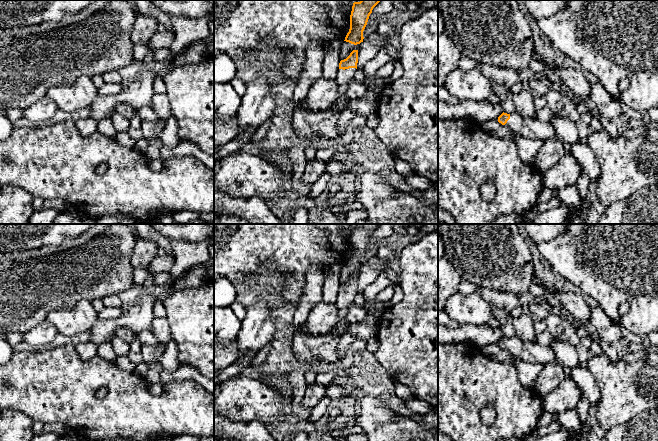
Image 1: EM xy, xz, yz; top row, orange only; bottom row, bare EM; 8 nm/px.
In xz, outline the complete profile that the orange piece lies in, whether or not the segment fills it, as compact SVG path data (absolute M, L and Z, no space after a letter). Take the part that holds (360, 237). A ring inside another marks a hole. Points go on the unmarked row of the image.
M361 224L353 227L350 239L350 253L344 265L354 269L363 266L363 255L373 232L379 226L380 224Z

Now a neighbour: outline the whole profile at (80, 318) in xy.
M82 300L69 309L48 313L46 320L56 327L58 333L73 337L90 330L97 321L97 314L91 302Z

